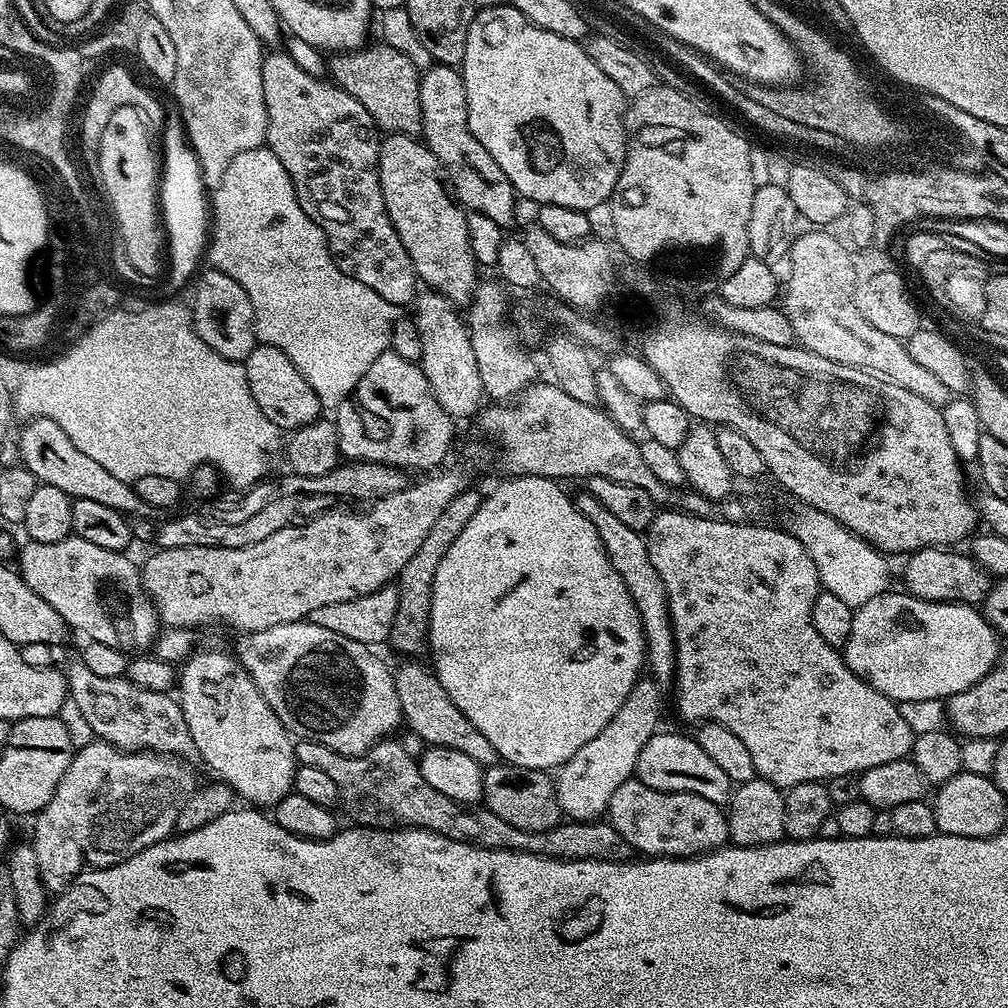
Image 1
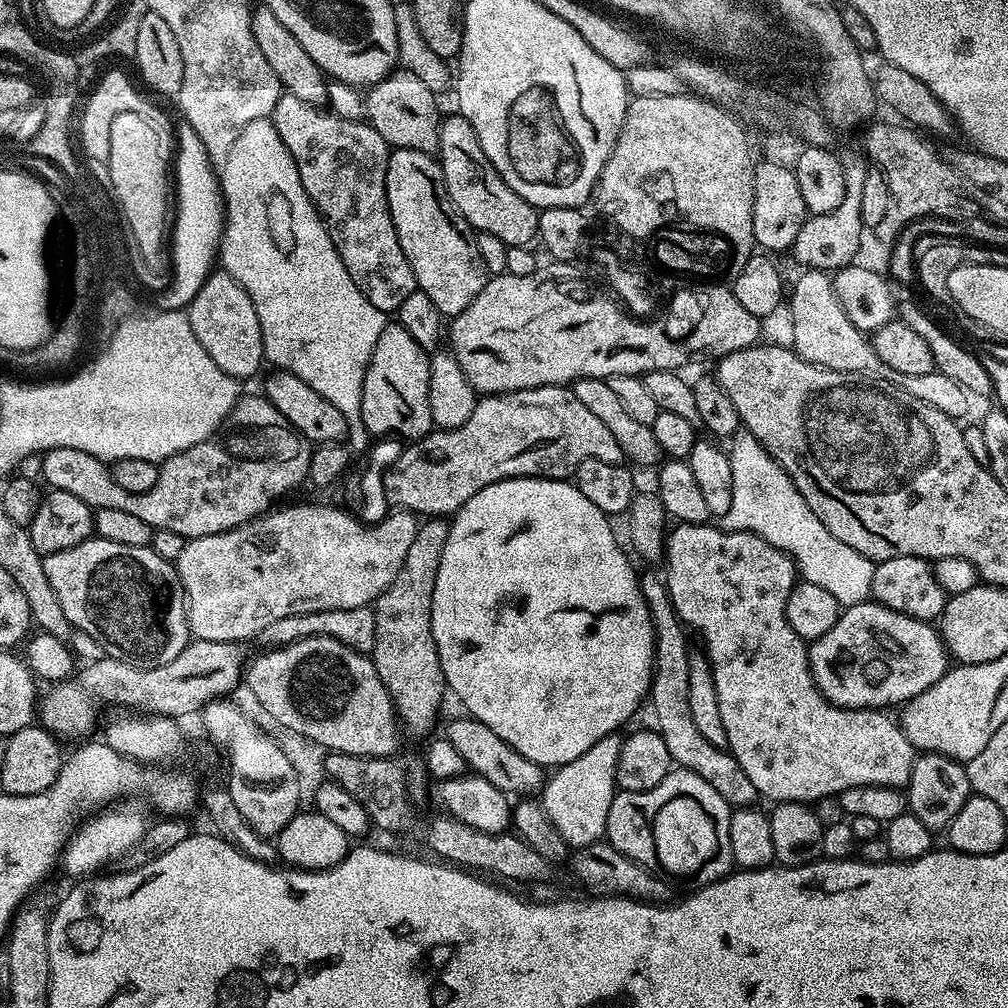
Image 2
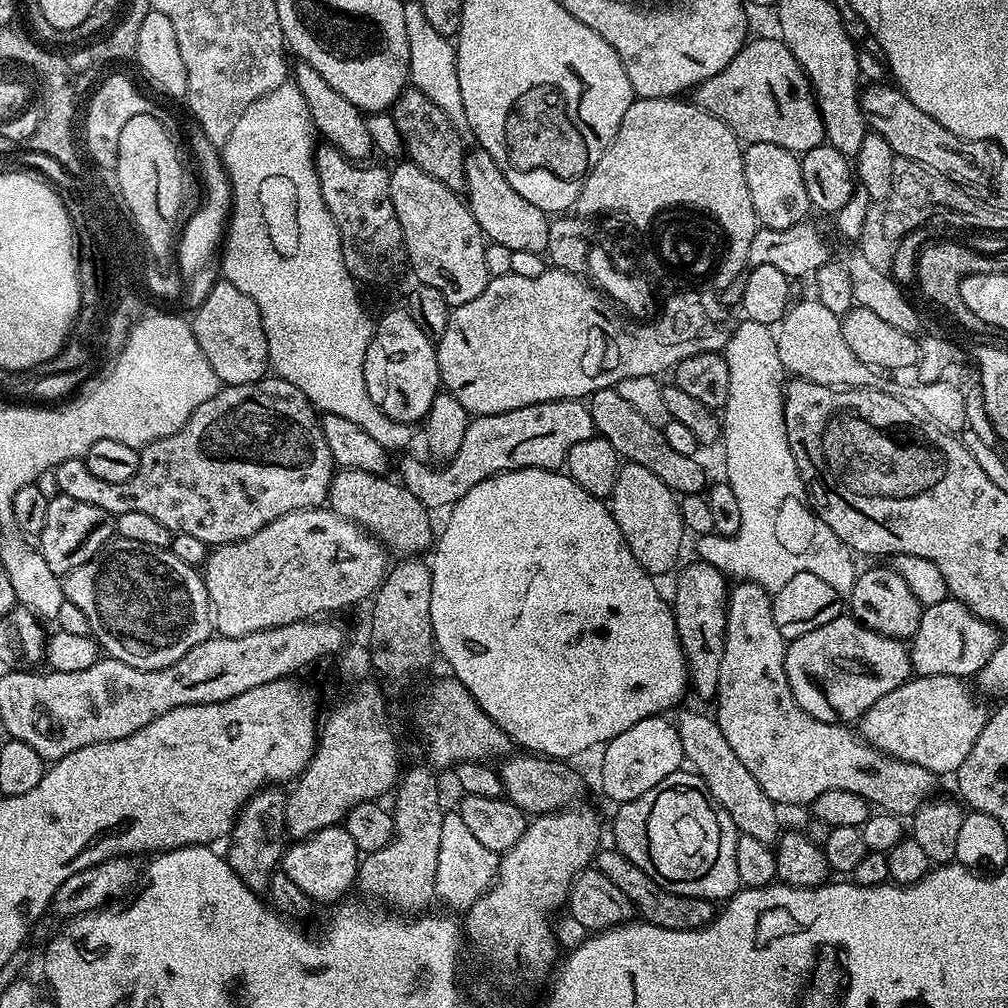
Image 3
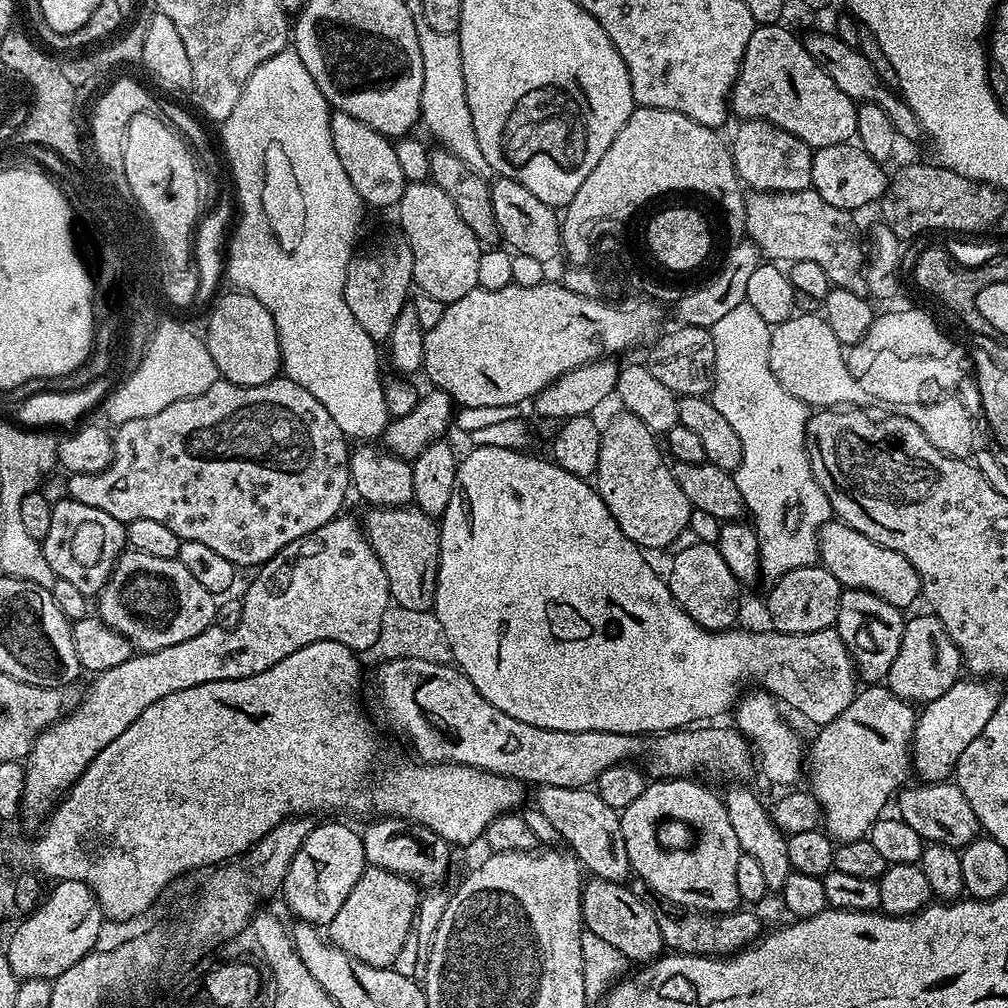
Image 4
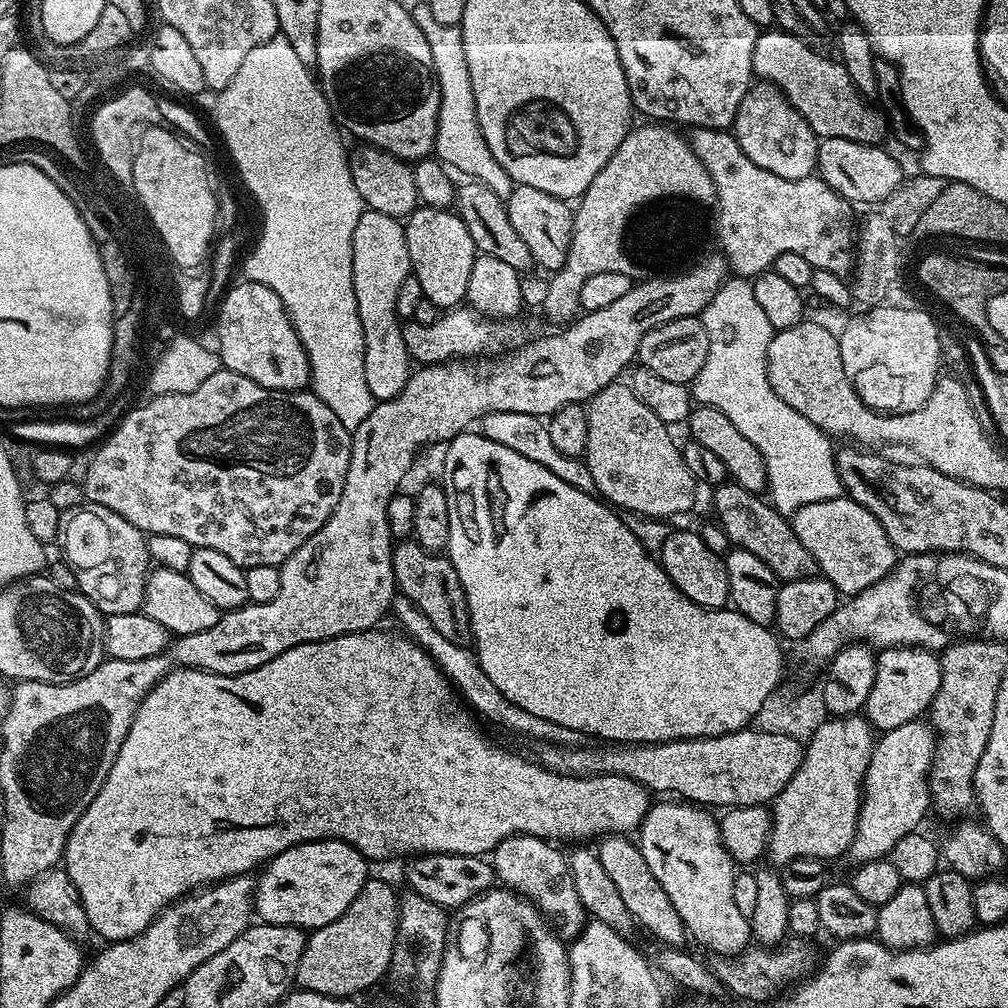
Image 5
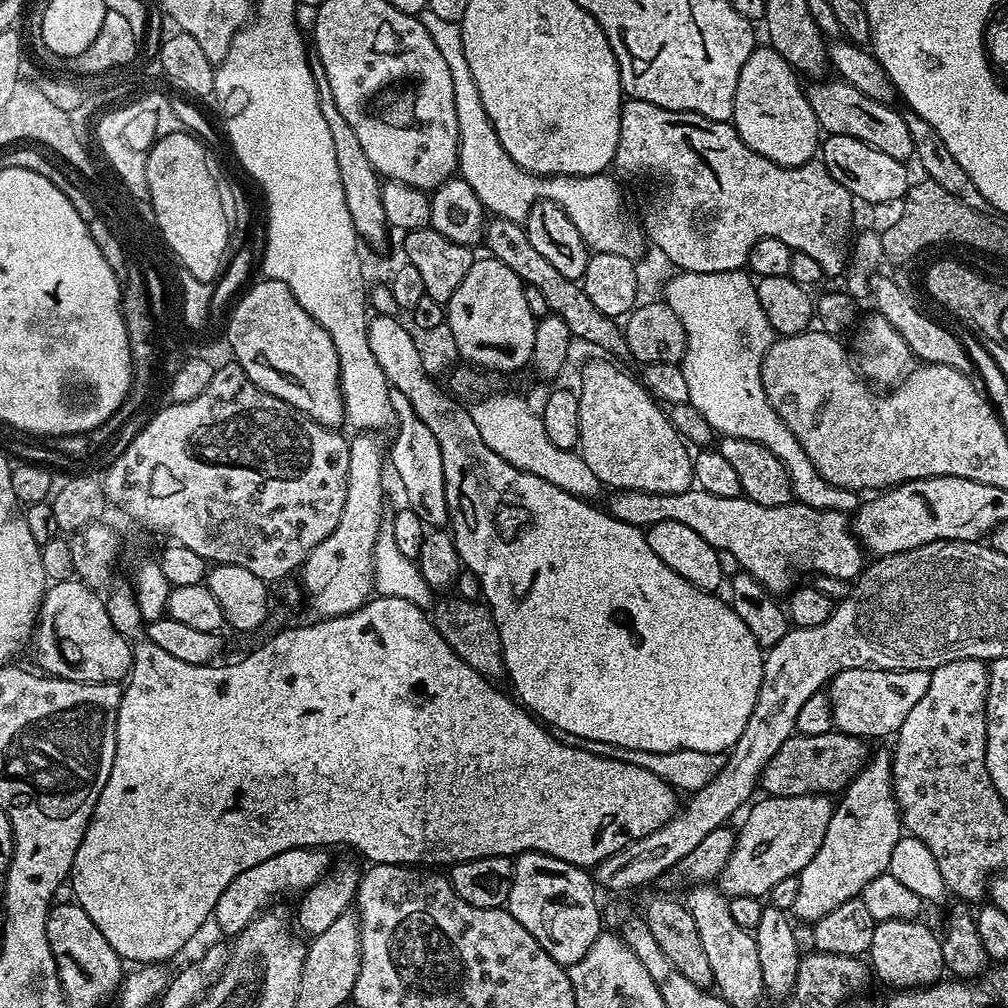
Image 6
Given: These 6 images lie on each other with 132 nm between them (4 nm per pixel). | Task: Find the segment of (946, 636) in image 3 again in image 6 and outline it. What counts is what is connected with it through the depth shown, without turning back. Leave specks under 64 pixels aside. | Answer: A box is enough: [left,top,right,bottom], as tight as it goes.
[826,668,931,736]

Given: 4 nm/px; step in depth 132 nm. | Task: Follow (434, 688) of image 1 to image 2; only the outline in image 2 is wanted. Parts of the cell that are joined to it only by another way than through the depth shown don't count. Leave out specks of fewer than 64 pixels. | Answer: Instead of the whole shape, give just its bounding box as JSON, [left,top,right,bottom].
[446,715,546,798]

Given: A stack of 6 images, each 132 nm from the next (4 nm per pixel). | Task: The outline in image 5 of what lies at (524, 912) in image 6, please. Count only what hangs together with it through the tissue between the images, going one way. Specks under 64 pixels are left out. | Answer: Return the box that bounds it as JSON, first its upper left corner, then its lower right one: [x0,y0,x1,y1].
[490,836,586,942]

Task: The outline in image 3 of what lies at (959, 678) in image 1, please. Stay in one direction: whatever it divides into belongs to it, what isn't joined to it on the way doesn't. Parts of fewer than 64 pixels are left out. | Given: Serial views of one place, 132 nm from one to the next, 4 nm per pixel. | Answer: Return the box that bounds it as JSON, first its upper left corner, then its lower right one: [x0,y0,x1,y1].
[786,614,913,725]

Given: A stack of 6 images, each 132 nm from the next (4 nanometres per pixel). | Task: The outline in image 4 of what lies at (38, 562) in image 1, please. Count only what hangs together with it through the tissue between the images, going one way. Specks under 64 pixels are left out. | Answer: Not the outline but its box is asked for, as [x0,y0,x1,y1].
[98,550,218,652]

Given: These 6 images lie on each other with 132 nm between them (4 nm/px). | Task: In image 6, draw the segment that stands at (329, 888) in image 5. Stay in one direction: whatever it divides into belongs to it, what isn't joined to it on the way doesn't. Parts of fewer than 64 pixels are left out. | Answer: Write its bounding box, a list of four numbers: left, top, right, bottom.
[214,848,330,938]

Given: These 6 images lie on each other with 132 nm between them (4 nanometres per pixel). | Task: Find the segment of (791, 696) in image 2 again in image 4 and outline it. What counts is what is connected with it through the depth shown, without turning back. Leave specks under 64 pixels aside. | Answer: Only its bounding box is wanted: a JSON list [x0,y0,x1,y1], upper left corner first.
[734,690,982,850]

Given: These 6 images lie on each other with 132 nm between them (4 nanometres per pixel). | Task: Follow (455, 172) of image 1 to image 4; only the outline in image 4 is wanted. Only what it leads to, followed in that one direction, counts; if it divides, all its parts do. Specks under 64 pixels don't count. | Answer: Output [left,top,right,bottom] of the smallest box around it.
[492,176,561,262]

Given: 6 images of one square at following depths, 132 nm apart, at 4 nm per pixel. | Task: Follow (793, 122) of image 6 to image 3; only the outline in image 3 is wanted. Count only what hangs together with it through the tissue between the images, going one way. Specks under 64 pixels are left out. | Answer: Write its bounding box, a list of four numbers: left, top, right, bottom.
[743,142,810,230]

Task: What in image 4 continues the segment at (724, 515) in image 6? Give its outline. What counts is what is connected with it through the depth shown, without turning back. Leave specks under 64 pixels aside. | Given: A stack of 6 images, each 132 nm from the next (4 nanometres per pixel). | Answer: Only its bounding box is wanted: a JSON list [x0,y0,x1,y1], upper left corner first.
[818,518,922,610]

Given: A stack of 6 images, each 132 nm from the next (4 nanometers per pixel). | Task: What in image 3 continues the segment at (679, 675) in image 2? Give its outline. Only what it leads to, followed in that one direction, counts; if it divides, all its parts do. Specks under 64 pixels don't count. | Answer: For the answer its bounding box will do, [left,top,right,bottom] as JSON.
[674,712,782,845]

